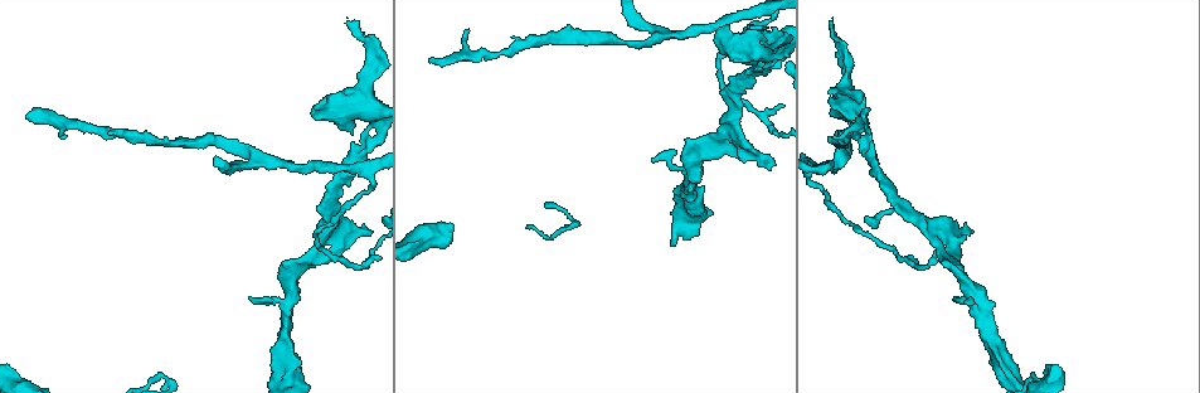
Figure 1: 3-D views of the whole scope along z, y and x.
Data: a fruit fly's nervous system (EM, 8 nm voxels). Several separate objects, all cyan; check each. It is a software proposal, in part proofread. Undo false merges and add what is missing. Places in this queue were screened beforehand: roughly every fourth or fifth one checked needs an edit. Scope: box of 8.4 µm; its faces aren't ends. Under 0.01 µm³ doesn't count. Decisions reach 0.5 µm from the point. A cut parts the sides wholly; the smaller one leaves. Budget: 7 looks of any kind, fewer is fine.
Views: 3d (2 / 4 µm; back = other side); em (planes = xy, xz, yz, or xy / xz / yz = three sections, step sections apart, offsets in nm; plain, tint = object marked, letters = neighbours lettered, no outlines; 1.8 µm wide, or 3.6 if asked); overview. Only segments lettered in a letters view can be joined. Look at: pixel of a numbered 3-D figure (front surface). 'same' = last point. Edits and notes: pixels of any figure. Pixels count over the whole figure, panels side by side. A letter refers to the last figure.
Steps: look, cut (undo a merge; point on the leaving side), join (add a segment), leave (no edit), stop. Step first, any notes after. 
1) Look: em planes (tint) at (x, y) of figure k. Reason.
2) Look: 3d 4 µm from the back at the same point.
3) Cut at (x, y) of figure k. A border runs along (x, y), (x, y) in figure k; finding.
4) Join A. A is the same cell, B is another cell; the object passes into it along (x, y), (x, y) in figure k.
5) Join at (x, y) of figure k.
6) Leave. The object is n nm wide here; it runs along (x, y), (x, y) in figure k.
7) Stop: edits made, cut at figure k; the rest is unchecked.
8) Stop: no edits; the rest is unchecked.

Look: em planes (letters) at (730, 114) of figure 1. Arms run side by side.

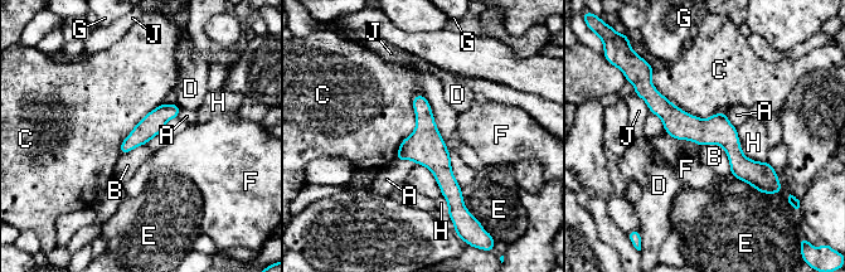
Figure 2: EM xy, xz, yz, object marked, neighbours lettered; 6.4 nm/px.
Leave. The object is 150 nm wide here; the longest contact is with C, 550 nm; A, B, C, D, E, F, G, H and J are other cells; one neuron here.

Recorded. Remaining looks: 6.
Look: em 3.6 µm planes (letters) at (351, 131) of figure 1. An open end.

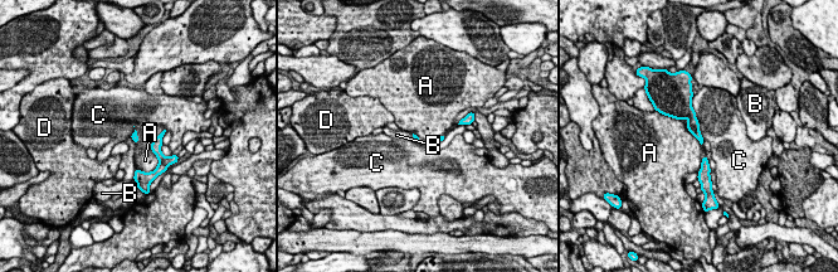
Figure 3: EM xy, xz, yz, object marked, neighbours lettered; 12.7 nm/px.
Leave. A, B, C and D are other cells; a border runs along (663, 115), (685, 120), (701, 144) in figure 3; no lettered segment goes on from it.

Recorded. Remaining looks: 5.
Look: 3d 4 µm from the back at (750, 25) of figure 1. Tapers out.

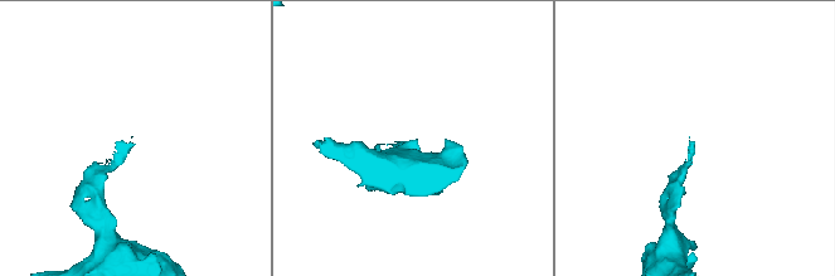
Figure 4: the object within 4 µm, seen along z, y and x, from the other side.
Look: em planes (letters) at (130, 145) of figure 4. Now the EM.

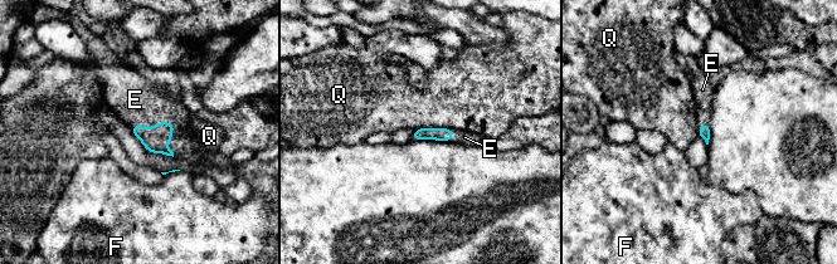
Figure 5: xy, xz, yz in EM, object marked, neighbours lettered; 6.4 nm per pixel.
Join E. The object is 80 nm wide here; E is the same cell, F and Q are other cells; the object passes into it along (155, 138), (166, 122), (135, 99) in figure 5; it goes on there.

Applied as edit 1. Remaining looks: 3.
Stop: edits made, join at figure 5; the rest is unchecked.

